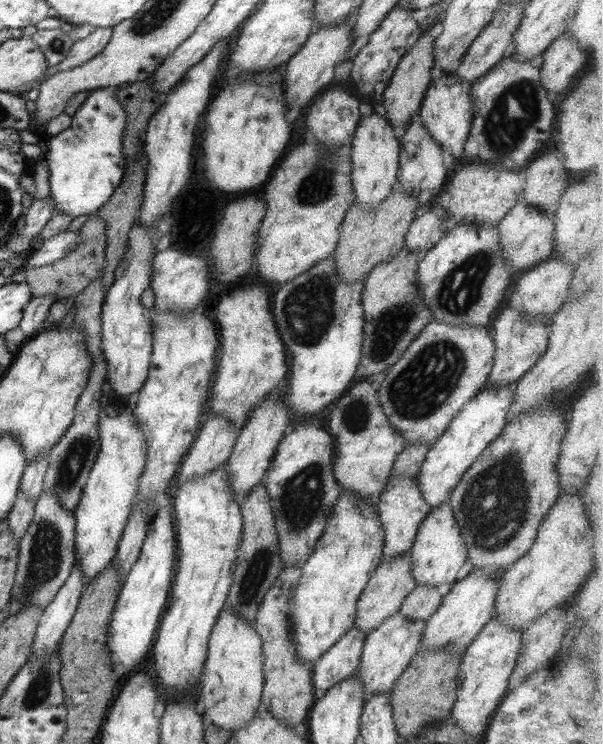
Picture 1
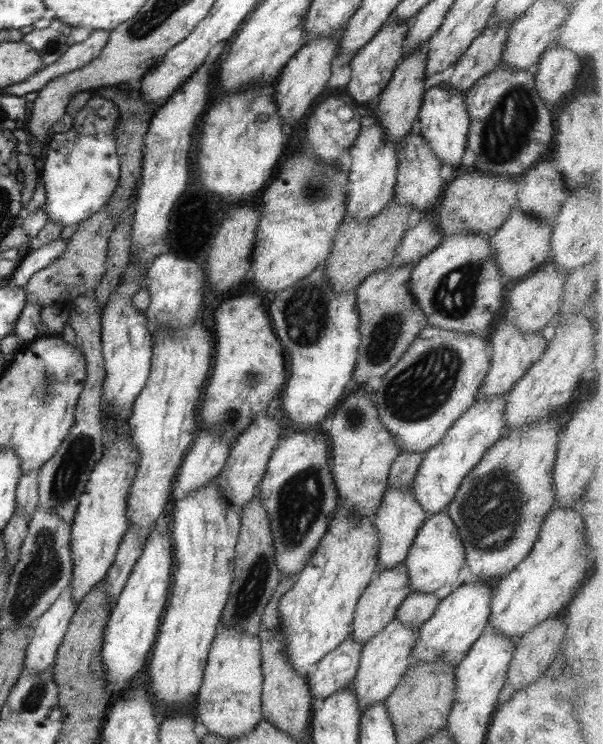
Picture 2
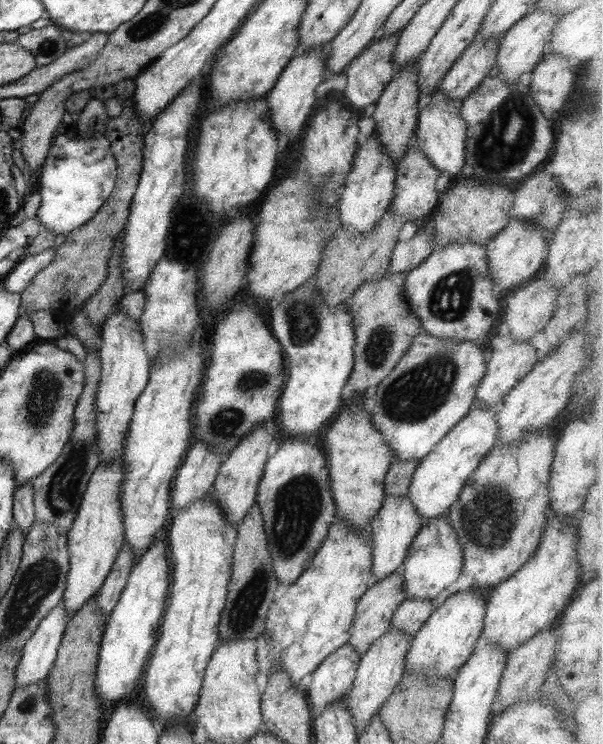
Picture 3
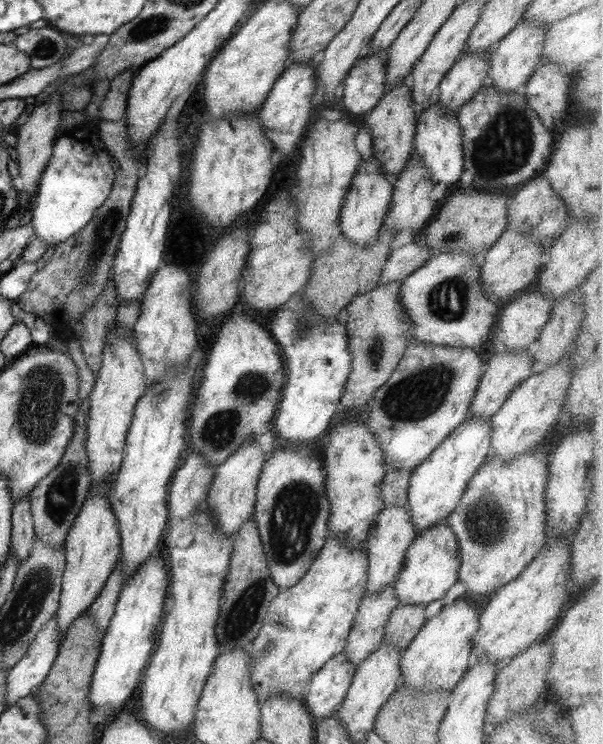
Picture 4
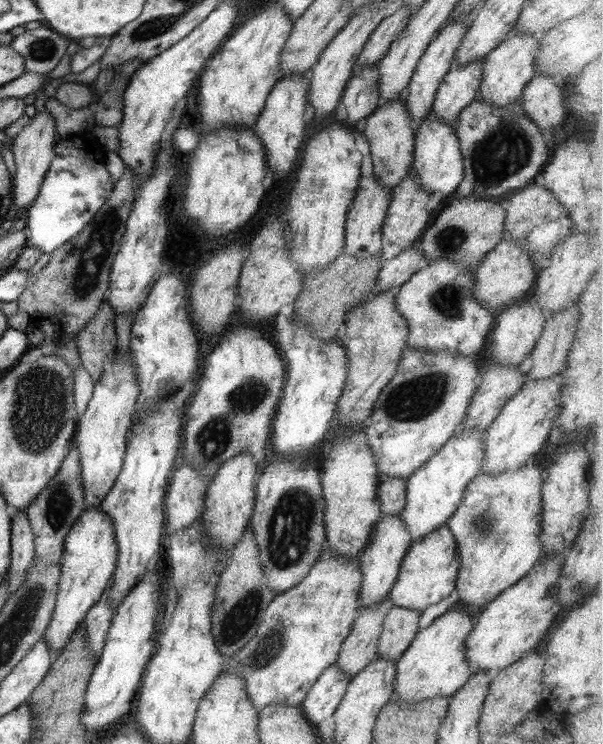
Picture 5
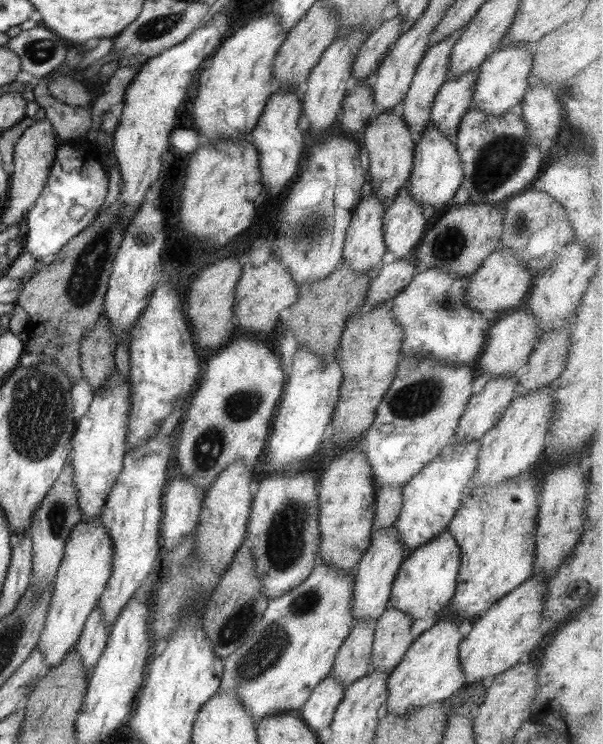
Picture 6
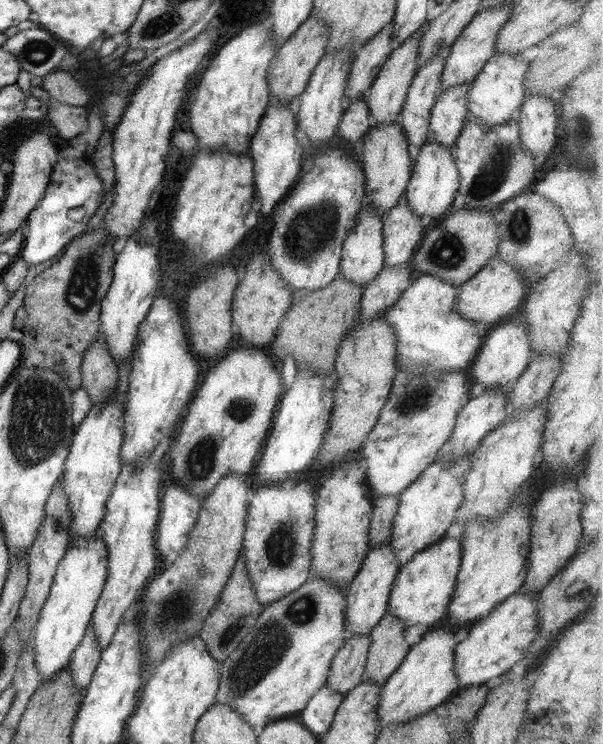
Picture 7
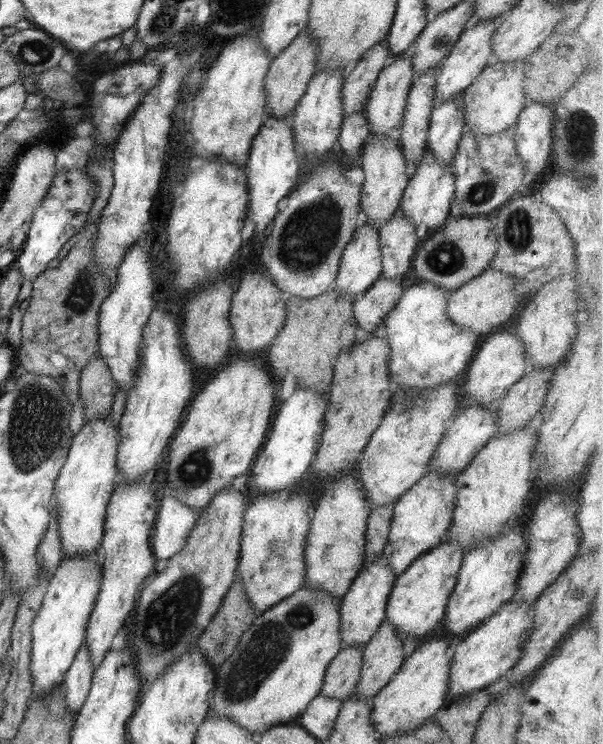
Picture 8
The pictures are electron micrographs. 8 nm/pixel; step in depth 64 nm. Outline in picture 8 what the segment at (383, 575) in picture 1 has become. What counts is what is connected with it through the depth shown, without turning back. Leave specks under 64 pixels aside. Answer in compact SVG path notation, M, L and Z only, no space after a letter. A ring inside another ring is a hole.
M343 646L326 669L321 690L324 696L349 698L360 681L363 650L364 646Z

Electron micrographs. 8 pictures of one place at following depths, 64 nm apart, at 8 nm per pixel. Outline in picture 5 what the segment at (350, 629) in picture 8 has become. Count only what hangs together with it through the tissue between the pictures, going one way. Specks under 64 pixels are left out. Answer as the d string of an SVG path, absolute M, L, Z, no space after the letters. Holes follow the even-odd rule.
M398 512L398 516L384 516L378 520L368 542L359 558L360 570L362 570L359 610L384 602L394 586L394 581L398 578L400 565L412 543L410 532L402 520L401 512Z

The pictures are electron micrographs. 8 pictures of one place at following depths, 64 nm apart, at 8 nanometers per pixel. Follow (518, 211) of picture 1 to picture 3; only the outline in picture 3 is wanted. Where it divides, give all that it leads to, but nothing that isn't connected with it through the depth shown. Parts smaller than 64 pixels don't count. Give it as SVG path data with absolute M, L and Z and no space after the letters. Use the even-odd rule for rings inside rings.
M511 218L502 232L498 232L492 240L488 240L484 245L488 254L488 274L500 296L503 292L508 292L508 289L520 288L532 278L537 278L548 256L548 237L549 235L538 226L522 222L518 218Z

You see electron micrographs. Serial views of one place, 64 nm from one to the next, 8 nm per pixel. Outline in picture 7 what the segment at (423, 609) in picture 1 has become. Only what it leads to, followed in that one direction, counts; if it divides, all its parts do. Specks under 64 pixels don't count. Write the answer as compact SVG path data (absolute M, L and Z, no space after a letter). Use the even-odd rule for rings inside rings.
M390 612L386 613L386 616L372 628L372 632L370 632L370 649L368 649L368 660L366 661L366 674L363 682L382 686L398 670L398 666L403 662L410 648L405 640L405 630L404 622L400 622Z

